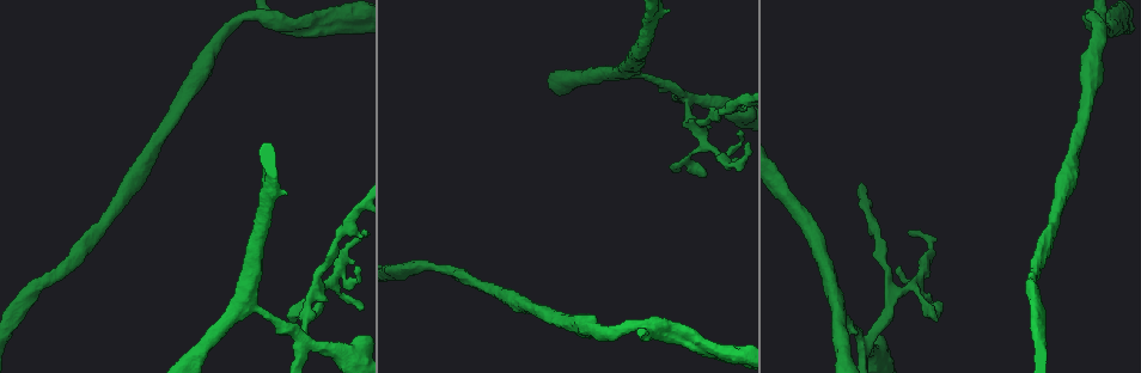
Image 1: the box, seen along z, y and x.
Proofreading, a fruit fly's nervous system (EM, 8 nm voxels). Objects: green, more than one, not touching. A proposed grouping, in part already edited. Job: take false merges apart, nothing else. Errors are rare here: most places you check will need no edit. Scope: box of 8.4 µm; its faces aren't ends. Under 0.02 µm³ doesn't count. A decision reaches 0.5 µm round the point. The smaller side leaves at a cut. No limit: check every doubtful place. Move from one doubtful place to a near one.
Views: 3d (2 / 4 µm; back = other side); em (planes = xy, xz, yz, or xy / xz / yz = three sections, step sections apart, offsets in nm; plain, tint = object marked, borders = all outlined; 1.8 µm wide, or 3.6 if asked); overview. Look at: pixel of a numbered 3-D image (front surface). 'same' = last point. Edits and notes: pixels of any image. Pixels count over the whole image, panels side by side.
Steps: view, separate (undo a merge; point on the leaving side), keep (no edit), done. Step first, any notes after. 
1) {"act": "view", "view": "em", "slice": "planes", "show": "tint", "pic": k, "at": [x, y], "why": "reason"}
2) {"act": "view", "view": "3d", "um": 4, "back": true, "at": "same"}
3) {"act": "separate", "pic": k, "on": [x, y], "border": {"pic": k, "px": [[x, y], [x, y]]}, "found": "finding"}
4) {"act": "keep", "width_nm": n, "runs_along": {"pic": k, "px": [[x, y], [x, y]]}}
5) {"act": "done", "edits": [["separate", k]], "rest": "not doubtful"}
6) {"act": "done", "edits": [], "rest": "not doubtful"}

{"act": "view", "view": "em", "slice": "planes", "show": "tint", "pic": 1, "at": [316, 294]}

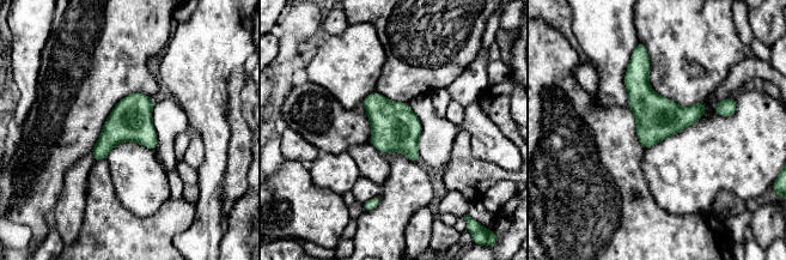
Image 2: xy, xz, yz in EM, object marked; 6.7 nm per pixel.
{"act": "keep", "width_nm": 280, "found": "all the same neuron"}

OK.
{"act": "view", "view": "em", "slice": "planes", "show": "tint", "pic": 1, "at": [305, 342], "why": "abrupt turn"}

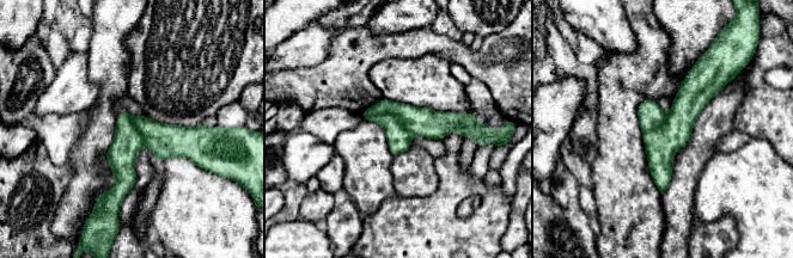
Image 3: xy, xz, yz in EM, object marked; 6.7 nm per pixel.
{"act": "separate", "pic": 3, "on": [398, 139], "width_nm": 240, "part_leaving": {"pic": 3, "px": [[703, 67], [662, 145], [662, 188]]}, "found": "two neurons meet here"}

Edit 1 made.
{"act": "view", "view": "3d", "um": 4, "pic": 1, "at": [265, 19], "why": "arms part here"}

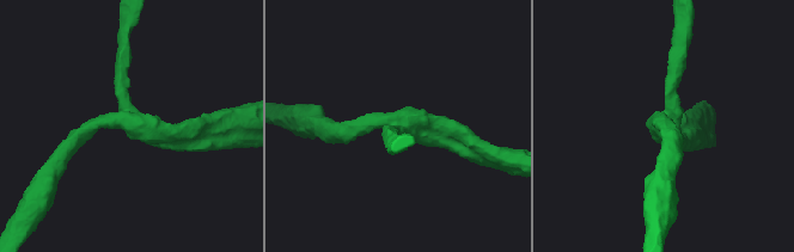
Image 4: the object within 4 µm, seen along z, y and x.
{"act": "view", "view": "em", "slice": "planes", "show": "tint", "pic": 4, "at": [659, 121]}

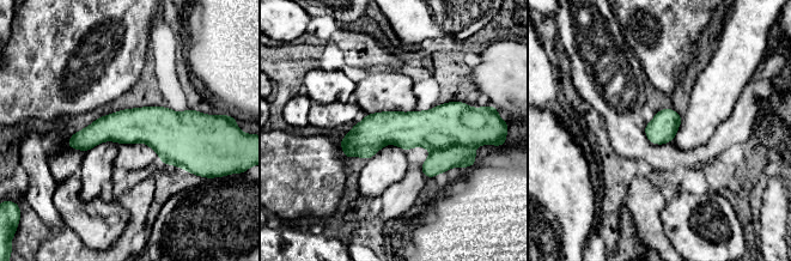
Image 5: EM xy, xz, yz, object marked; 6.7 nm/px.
{"act": "keep", "runs_along": {"pic": 5, "px": [[198, 122], [107, 127], [70, 144]]}, "found": "all the same neuron"}

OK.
{"act": "done", "edits": [["separate", 3]], "rest": "not doubtful"}

